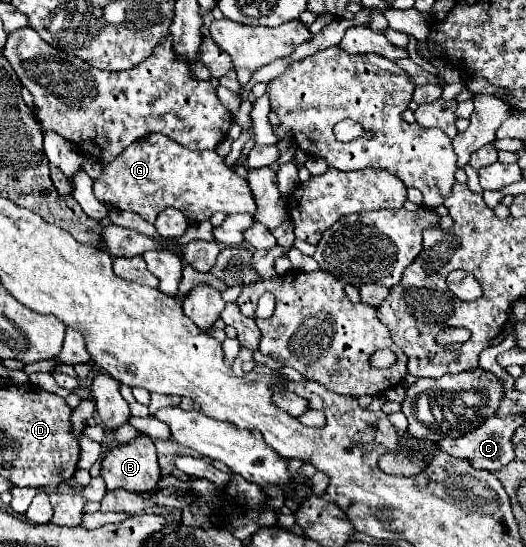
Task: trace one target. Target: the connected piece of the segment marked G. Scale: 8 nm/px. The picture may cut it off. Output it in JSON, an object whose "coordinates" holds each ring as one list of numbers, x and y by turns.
{"coordinates":[[148,134,130,144,122,156,110,166,102,168,100,180,94,182,94,196,108,202,116,210,132,210,146,222,154,224,164,208,180,210,188,222,210,220,212,214,252,214,256,212,256,200,248,186,248,180,240,178,224,158,212,150,188,150,164,134]]}

